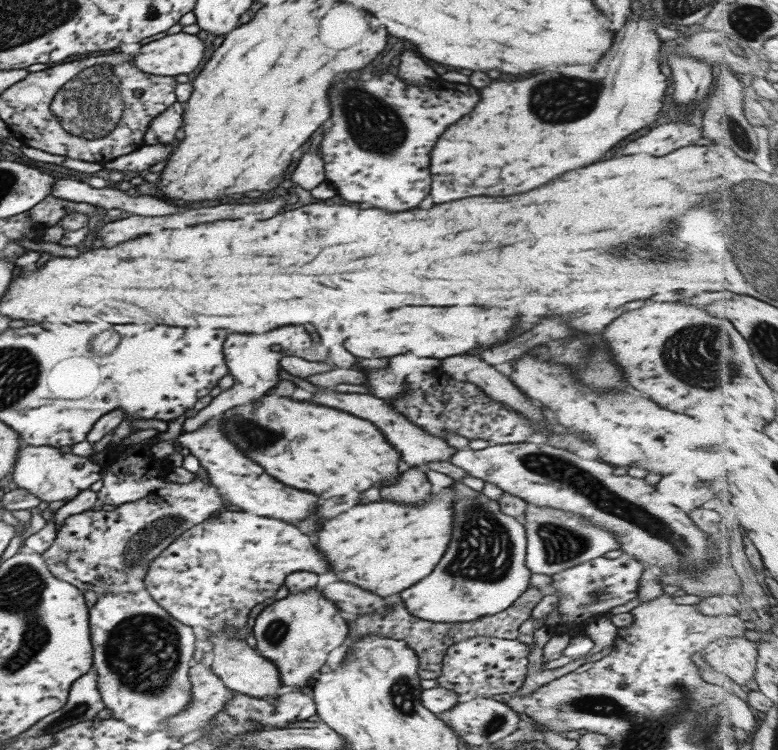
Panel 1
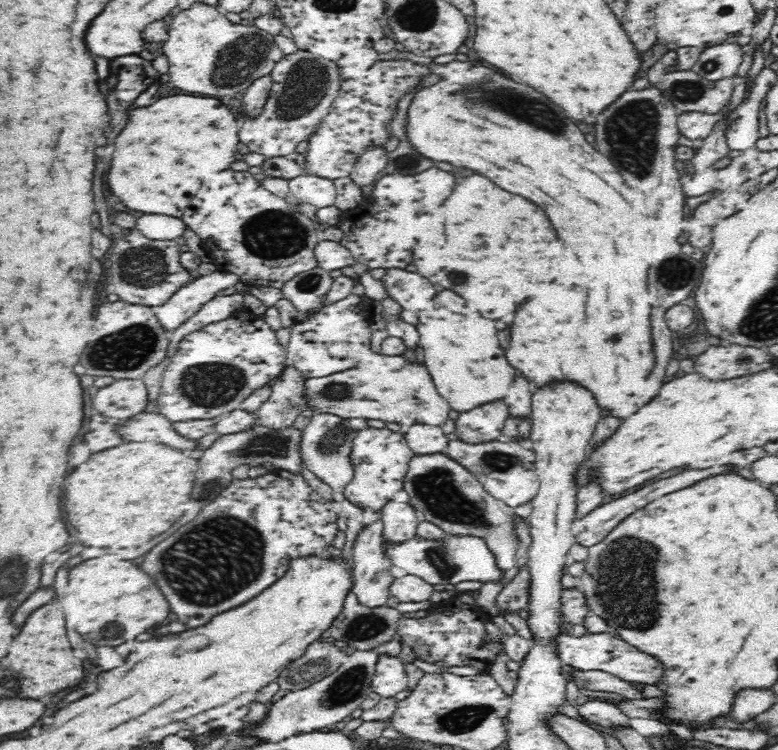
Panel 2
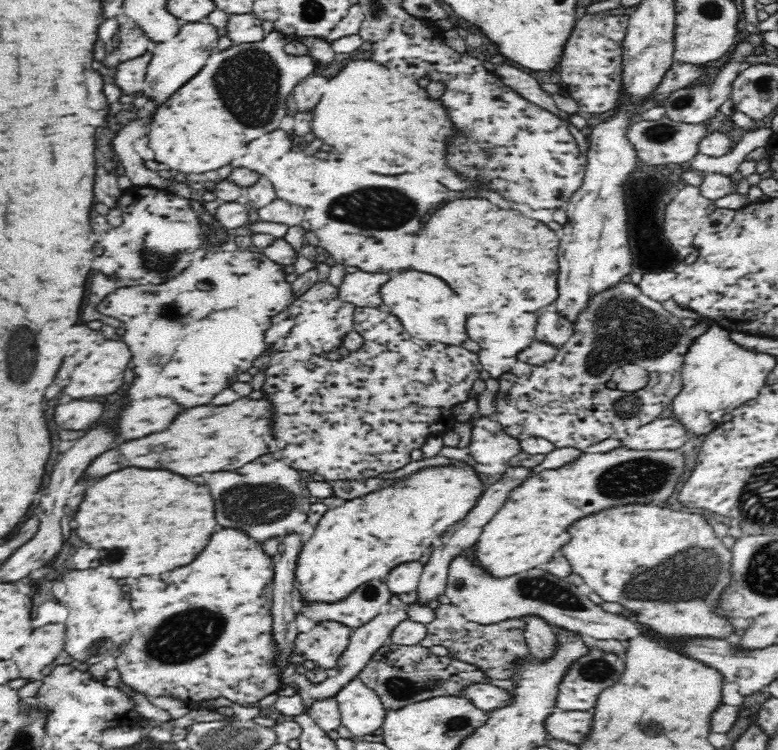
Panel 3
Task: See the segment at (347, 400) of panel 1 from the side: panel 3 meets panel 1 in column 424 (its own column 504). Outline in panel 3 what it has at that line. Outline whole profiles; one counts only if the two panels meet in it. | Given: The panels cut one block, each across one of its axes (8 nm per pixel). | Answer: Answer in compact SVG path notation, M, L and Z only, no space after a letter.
M482 416L474 422L468 448L470 448L470 458L480 464L506 464L521 451L519 440L506 434L503 426L488 416Z

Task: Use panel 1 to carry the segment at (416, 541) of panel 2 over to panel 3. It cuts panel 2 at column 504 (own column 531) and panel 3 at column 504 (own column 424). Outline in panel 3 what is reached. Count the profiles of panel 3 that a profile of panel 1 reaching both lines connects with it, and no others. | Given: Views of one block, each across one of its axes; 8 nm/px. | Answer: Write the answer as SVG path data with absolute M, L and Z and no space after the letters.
M476 548L464 550L449 565L445 595L450 598L450 604L455 605L470 622L492 625L508 618L539 616L553 627L576 632L587 641L616 639L624 642L626 632L628 638L642 632L640 623L634 624L622 615L605 612L601 606L580 593L577 586L554 574L548 574L546 570L532 568L520 576L492 578L486 570L478 568Z

